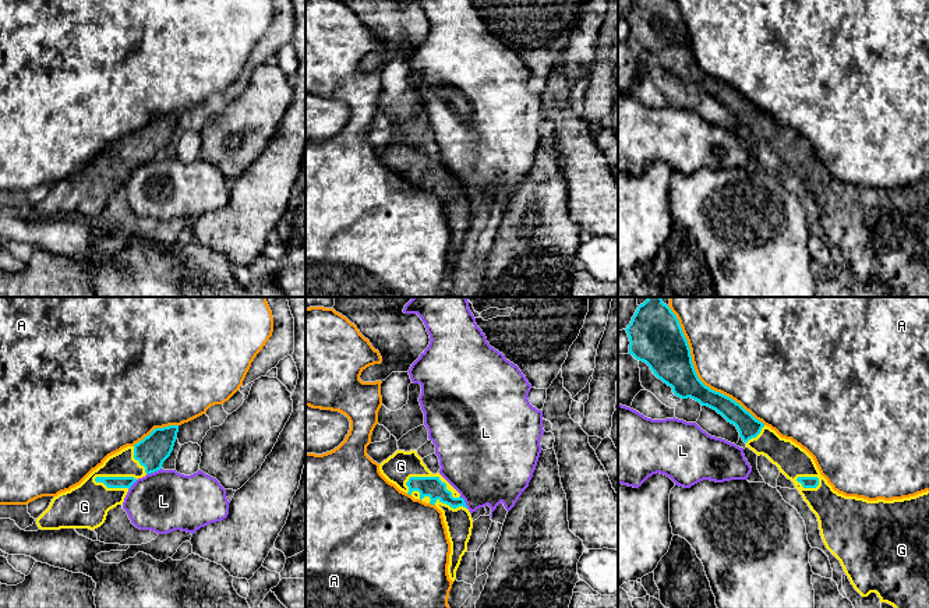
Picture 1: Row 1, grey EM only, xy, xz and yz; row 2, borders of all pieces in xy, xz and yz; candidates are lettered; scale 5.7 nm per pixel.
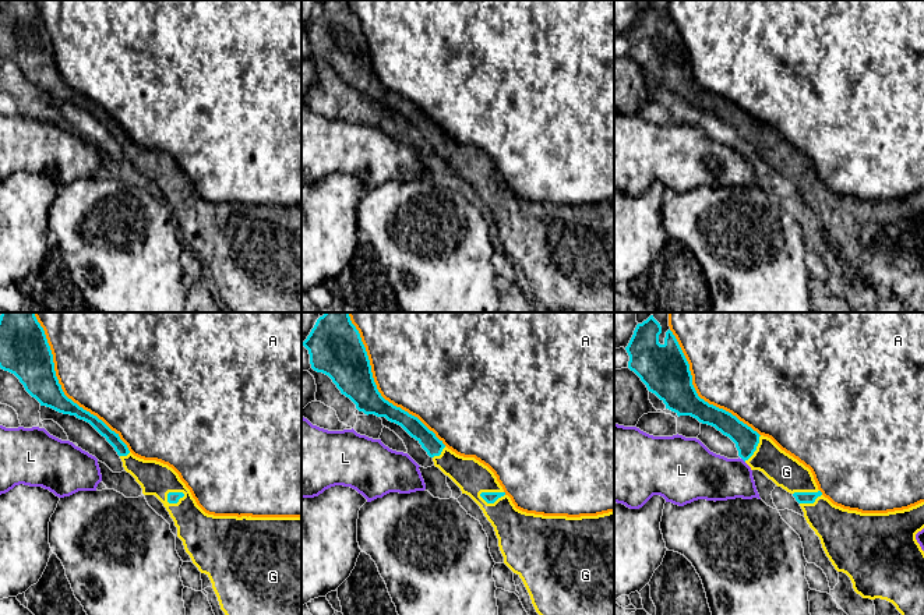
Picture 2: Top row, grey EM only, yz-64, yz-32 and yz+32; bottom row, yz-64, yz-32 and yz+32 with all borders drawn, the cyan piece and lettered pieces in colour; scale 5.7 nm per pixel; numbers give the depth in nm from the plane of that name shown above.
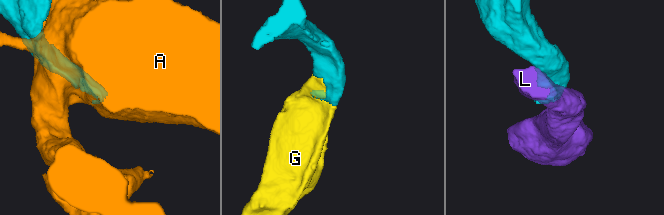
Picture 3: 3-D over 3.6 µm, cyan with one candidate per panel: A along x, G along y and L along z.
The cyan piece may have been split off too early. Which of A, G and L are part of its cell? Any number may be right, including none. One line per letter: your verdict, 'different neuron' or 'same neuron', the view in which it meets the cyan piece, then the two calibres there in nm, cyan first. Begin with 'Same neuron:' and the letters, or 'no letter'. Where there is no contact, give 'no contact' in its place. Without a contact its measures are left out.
Same neuron: G
A: different neuron; meets cyan in yz; 260 nm thick on the cyan side, 480 nm on the other
G: same neuron; meets cyan in xz; 120 nm thick on the cyan side, 170 nm on the other
L: different neuron; meets cyan in xy; 180 nm thick on the cyan side, 360 nm on the other

